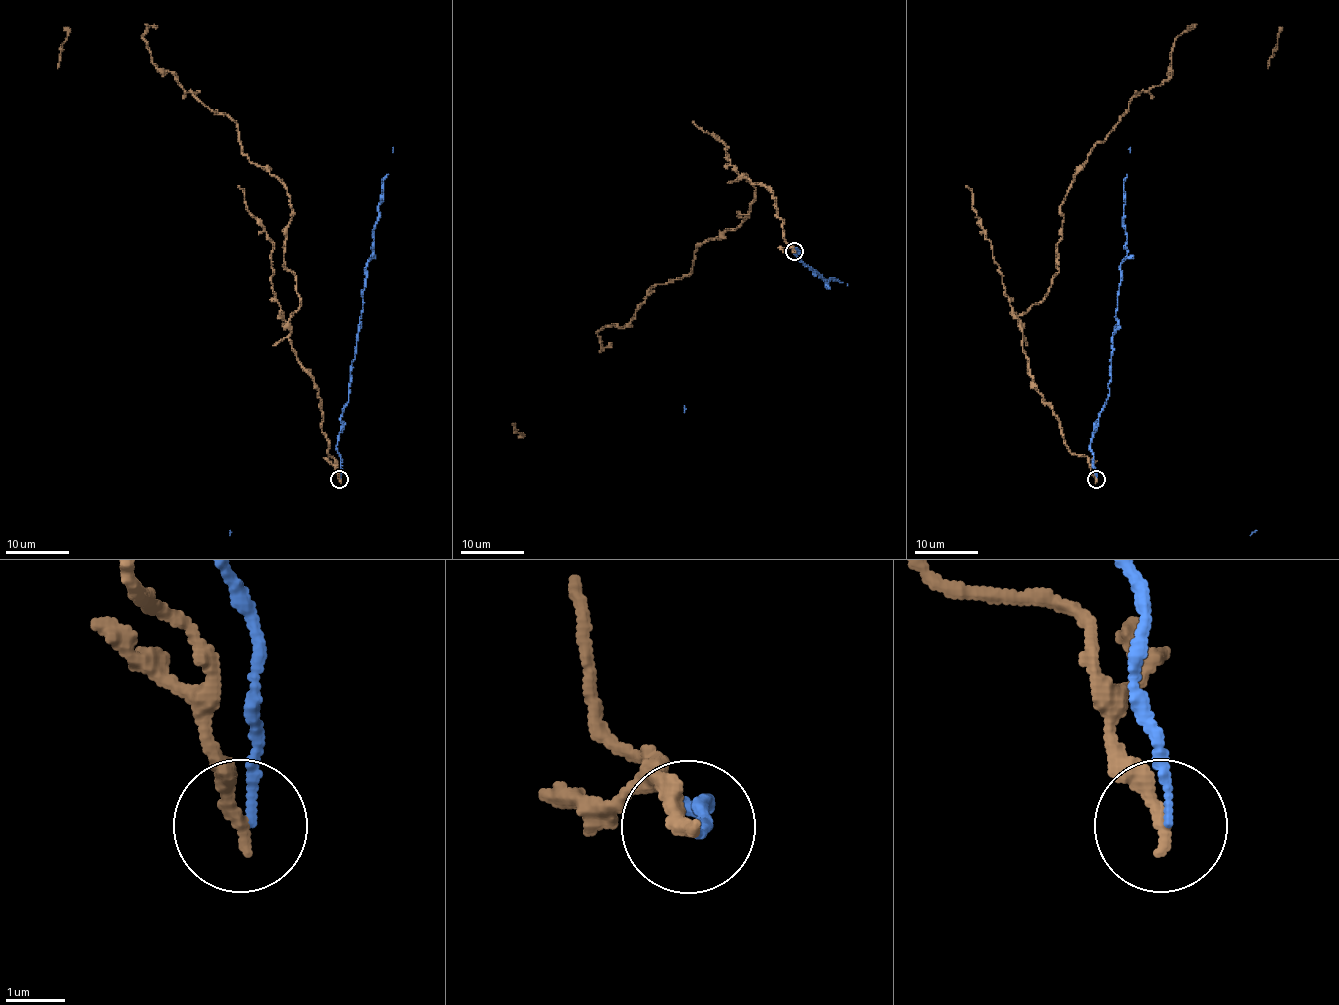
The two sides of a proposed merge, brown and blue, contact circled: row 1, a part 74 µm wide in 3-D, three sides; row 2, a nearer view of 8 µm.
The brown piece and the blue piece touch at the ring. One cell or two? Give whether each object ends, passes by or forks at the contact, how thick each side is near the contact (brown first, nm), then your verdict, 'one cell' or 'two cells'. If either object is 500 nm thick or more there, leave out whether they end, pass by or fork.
brown ends there; blue ends there; 280 nm thick on the brown side, 130 nm on the other; two cells

